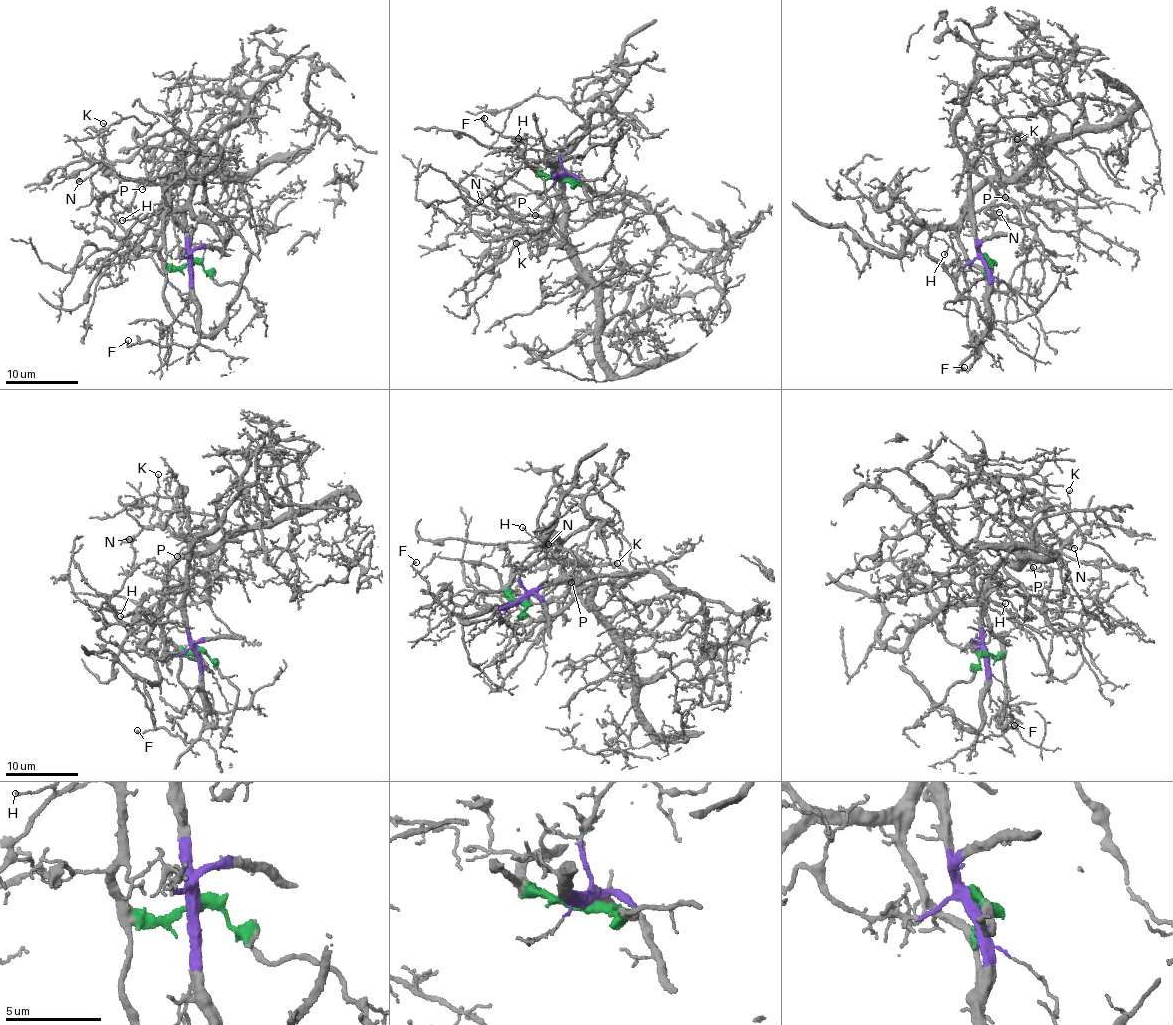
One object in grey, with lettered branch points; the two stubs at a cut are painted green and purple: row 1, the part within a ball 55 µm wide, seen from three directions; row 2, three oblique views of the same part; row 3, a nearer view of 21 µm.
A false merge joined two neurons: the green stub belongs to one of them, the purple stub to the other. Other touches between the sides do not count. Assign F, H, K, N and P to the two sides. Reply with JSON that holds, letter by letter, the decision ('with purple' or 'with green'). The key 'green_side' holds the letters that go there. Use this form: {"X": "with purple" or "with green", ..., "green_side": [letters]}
{"F": "with purple", "H": "with green", "K": "with purple", "N": "with purple", "P": "with purple", "green_side": ["H"]}

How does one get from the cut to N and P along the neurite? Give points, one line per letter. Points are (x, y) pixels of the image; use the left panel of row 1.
N: (191, 262), (185, 202), (192, 191), (197, 149), (182, 129), (153, 136), (124, 161), (108, 163), (79, 182)
P: (191, 262), (186, 239), (185, 202), (192, 191), (192, 165), (197, 150), (171, 160), (143, 188)

